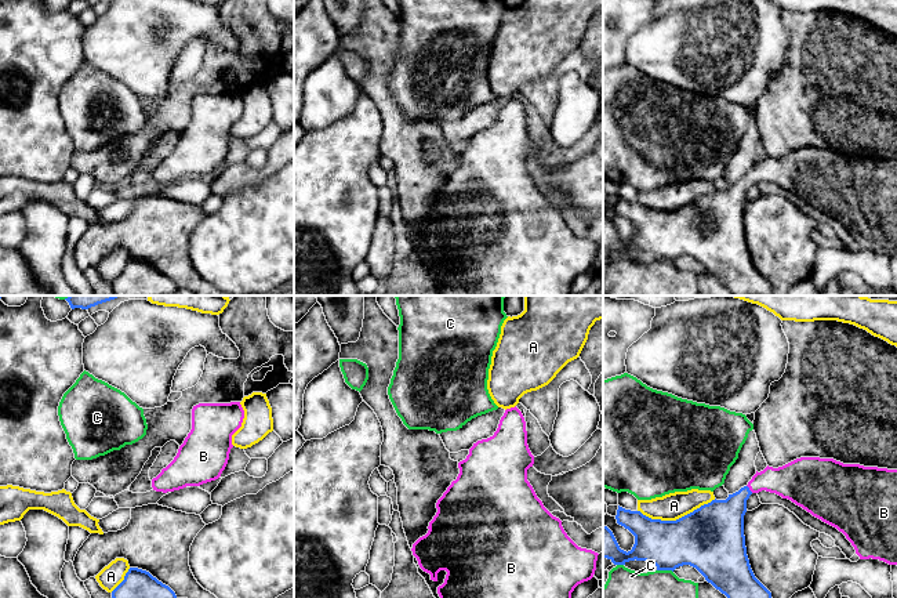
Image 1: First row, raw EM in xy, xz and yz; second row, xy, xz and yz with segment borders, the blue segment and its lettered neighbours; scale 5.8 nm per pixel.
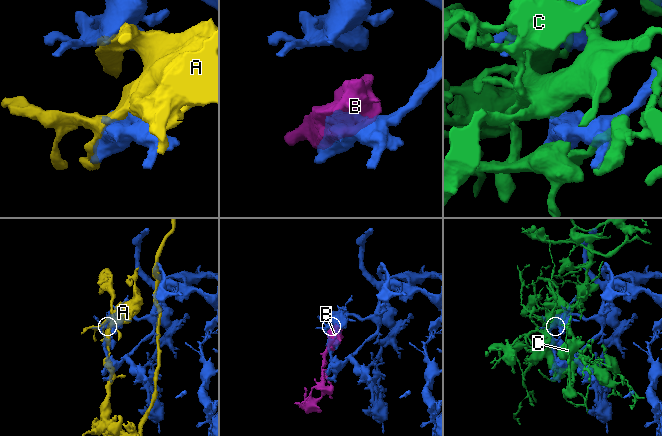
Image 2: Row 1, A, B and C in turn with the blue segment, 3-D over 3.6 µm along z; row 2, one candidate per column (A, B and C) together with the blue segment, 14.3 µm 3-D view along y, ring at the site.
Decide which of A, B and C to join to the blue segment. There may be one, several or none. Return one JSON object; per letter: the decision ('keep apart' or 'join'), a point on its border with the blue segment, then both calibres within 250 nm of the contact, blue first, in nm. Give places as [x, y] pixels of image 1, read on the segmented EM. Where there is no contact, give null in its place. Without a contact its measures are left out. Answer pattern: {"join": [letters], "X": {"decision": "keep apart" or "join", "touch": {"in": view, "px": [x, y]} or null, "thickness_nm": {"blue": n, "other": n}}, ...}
{"join": ["B"], "A": {"decision": "keep apart", "touch": {"in": "yz", "px": [676, 519]}, "thickness_nm": {"blue": 380, "other": 160}}, "B": {"decision": "join", "touch": {"in": "yz", "px": [748, 489]}, "thickness_nm": {"blue": 280, "other": 200}}, "C": {"decision": "keep apart", "touch": {"in": "yz", "px": [665, 569]}, "thickness_nm": {"blue": 300, "other": 170}}}

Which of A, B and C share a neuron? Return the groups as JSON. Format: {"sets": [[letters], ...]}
{"sets": [["A"], ["B"], ["C"]]}

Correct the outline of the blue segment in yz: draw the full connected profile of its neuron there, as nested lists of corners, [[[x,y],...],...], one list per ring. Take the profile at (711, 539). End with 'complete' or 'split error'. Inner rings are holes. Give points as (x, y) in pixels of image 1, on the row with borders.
[[[800,457],[778,468],[767,465],[726,500],[715,499],[676,521],[651,519],[640,511],[618,505],[617,523],[635,536],[635,544],[628,552],[621,550],[613,532],[603,523],[603,558],[614,565],[646,561],[654,563],[657,570],[672,572],[690,565],[727,598],[771,598],[771,592],[751,569],[744,536],[747,500],[762,490],[788,499],[836,528],[851,543],[860,559],[872,558],[897,565],[897,470],[843,464],[820,457]]]; split error

